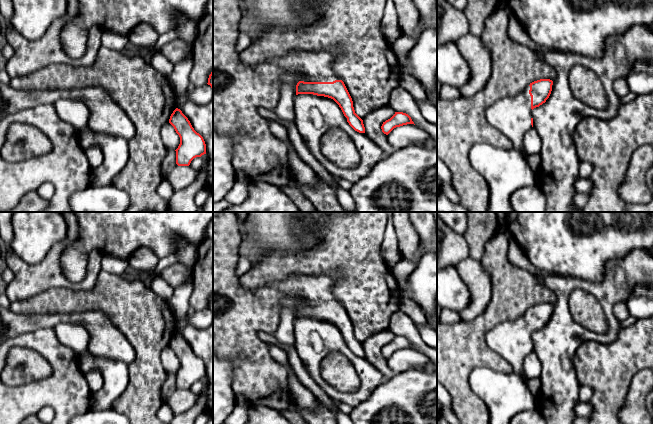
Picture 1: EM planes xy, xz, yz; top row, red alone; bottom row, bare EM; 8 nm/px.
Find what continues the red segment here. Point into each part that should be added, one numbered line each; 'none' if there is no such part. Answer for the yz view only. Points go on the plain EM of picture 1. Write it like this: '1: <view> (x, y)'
1: yz (511, 340)

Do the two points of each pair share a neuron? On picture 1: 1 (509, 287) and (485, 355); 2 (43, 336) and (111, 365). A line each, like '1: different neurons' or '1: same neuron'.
1: same neuron
2: different neurons

